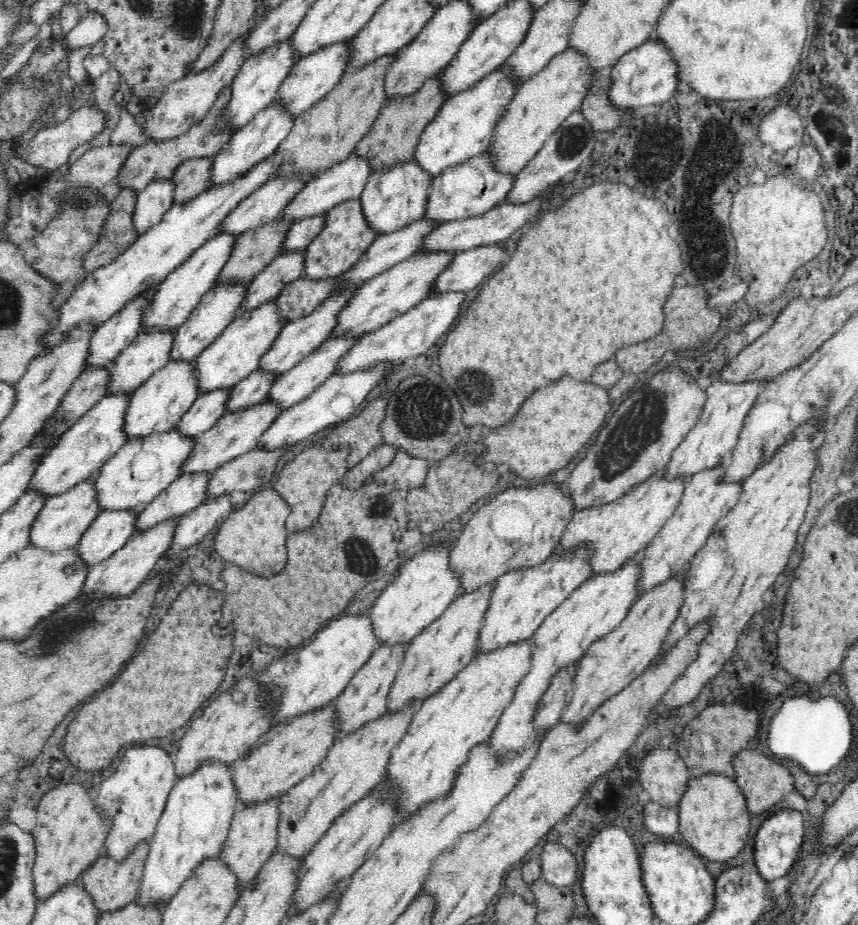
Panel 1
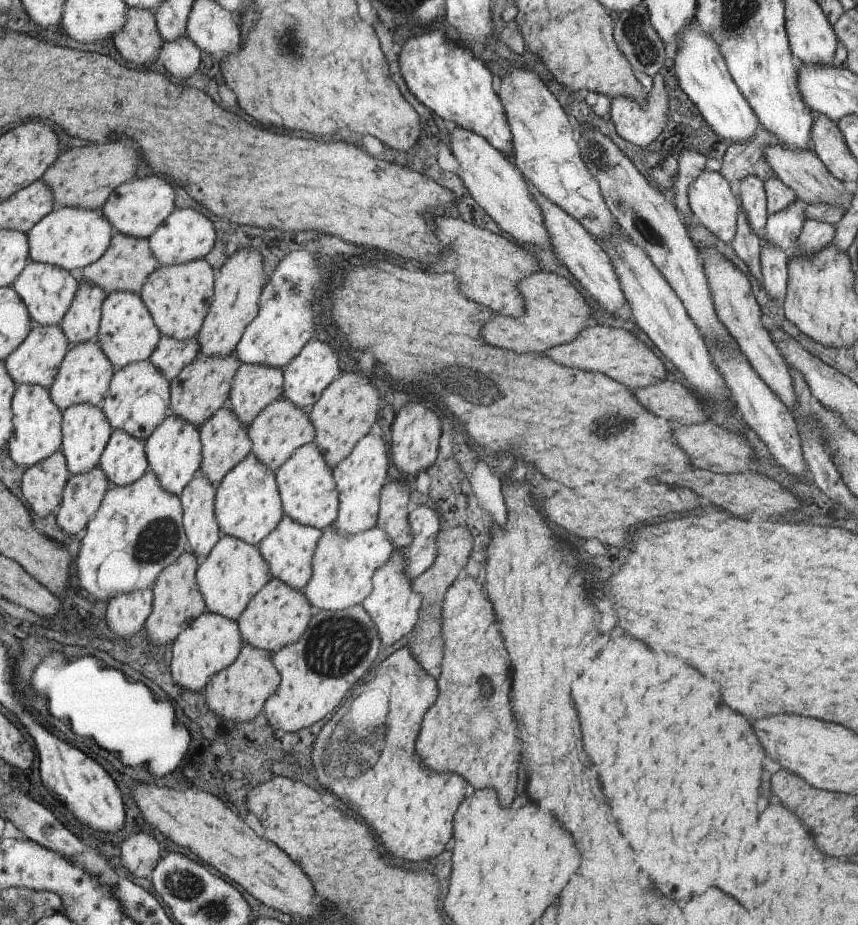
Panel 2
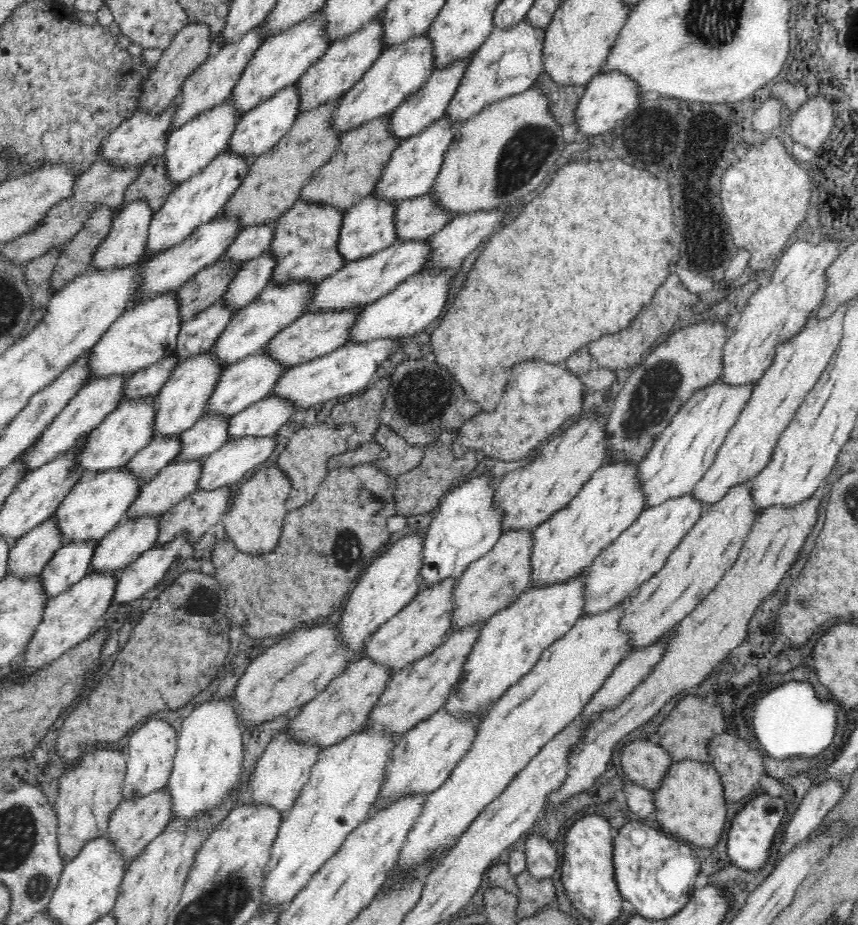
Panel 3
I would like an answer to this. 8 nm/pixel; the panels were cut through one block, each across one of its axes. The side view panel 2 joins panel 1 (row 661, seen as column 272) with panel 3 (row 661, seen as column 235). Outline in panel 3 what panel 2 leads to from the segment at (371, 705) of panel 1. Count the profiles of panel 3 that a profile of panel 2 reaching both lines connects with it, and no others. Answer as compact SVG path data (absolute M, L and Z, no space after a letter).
M447 576L437 583L422 587L419 593L388 622L382 623L366 642L364 652L378 663L392 667L393 673L438 648L451 632L456 605L456 584L460 578Z

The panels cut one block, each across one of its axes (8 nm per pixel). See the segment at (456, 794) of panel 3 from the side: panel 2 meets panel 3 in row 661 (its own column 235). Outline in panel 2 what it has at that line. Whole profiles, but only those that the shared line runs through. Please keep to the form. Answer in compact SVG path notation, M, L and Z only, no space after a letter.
M222 535L216 548L198 566L198 586L210 612L238 620L256 594L273 579L269 563L262 558L259 546L252 546L234 536Z

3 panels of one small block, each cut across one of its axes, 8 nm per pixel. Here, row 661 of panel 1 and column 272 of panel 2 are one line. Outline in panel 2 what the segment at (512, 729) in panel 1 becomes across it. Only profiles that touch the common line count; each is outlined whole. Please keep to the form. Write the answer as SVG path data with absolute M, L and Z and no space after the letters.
M284 516L280 524L259 545L262 558L269 563L273 578L286 582L294 590L304 590L313 574L313 558L318 542L324 531L300 522L294 522L290 516Z

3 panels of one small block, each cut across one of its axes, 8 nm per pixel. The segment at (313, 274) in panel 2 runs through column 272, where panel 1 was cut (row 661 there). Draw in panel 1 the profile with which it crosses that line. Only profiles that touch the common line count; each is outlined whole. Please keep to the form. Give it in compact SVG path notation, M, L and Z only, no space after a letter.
M368 614L346 616L330 622L322 632L318 632L308 648L286 654L282 656L282 660L278 658L276 662L267 665L264 679L278 682L284 689L284 700L277 708L274 724L284 723L292 715L310 711L314 707L333 704L356 671L368 662L371 654L380 645L376 630L372 616Z

